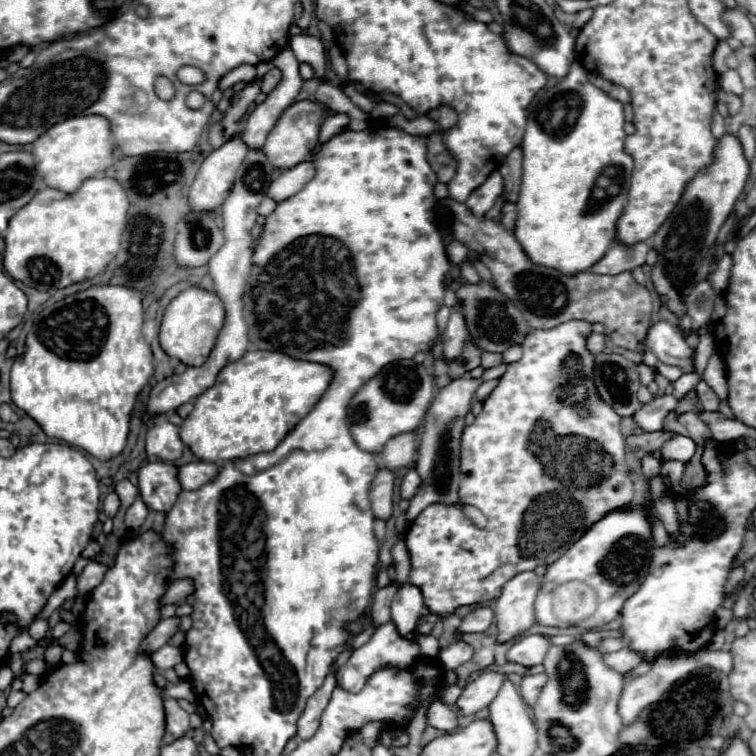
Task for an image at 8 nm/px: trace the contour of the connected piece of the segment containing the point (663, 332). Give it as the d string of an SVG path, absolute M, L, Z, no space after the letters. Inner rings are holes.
M665 320L655 322L647 330L645 346L665 364L679 366L683 372L691 372L691 354L693 348L687 346L683 334Z

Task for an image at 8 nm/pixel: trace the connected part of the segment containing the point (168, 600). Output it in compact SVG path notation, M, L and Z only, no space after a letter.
M177 580L173 586L167 588L167 592L161 596L161 606L183 602L187 594L193 592L193 582L191 580Z

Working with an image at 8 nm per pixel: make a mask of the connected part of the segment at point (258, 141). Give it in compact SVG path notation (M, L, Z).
M283 48L273 58L273 64L281 70L283 78L279 86L275 86L275 90L271 90L267 98L261 104L257 104L255 110L247 118L243 140L249 144L249 148L263 146L267 134L279 120L279 114L283 114L283 110L295 102L295 96L299 94L303 86L303 78L299 74L301 62L295 58L295 54L289 48Z

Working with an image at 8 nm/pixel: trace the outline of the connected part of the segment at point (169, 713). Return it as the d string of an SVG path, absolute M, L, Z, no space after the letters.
M165 698L163 706L165 706L165 736L163 736L163 742L169 744L169 742L173 742L173 740L177 740L177 738L181 738L183 734L189 732L189 714L173 698Z

